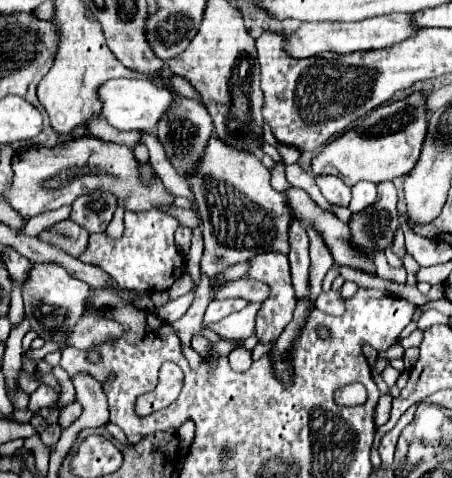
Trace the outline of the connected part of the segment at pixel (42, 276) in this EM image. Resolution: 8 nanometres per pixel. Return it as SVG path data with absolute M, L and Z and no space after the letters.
M32 264L30 276L22 286L26 318L30 320L32 330L36 330L46 340L58 342L60 348L68 346L66 340L68 340L68 334L72 332L72 326L88 310L86 308L86 298L90 294L92 294L92 290L86 282L70 276L58 264Z

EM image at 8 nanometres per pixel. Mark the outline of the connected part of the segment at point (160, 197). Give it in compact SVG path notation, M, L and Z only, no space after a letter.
M84 136L80 140L68 142L64 148L33 146L15 153L12 159L14 176L10 188L4 192L4 202L18 210L18 214L28 220L36 214L50 212L72 204L80 194L94 192L96 186L110 190L118 200L124 200L126 210L144 212L156 208L158 204L172 202L174 196L164 188L158 176L152 178L150 186L144 186L138 176L138 162L130 148L104 142L98 138Z

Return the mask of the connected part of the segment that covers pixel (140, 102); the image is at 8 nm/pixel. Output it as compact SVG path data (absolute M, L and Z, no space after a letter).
M112 78L98 88L98 100L102 102L102 116L110 126L118 130L154 132L158 120L170 108L172 94L146 78Z

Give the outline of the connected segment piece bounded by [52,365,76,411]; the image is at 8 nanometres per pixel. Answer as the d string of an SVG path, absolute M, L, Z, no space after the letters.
M55 366L52 372L56 376L61 387L60 401L57 405L59 411L61 411L69 404L69 402L76 398L76 391L68 373L62 366Z

